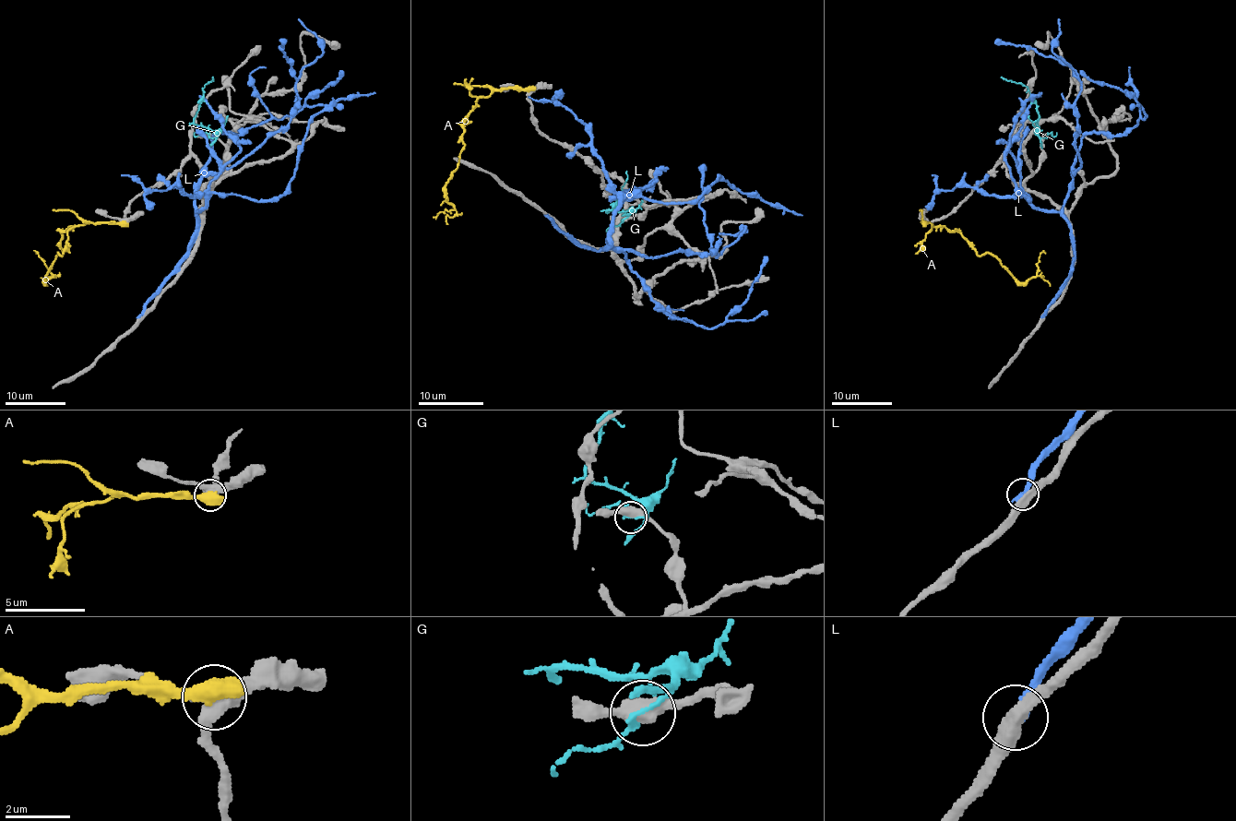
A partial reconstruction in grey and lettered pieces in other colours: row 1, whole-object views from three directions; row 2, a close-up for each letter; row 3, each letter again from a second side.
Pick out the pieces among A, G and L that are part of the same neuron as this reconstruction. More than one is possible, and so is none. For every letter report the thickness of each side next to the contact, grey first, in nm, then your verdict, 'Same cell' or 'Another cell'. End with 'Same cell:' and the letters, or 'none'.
A: Thickness 400 nm (grey) against 700 nm. Another cell
G: Thickness 480 nm (grey) against 130 nm. Another cell
L: Thickness 400 nm (grey) against 360 nm. Another cell
Same cell: none

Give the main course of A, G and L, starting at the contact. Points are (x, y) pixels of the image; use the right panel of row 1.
A: (926, 222), (959, 232), (978, 254), (991, 254), (1020, 282), (1026, 282), (1037, 275), (1038, 256), (1044, 251)
G: (1045, 137), (1041, 137), (1038, 133), (1035, 100), (1026, 86), (1000, 77)
L: (1044, 315), (1068, 277), (1075, 252), (1063, 201), (1083, 137), (1124, 136), (1146, 116), (1134, 98), (1080, 71)

